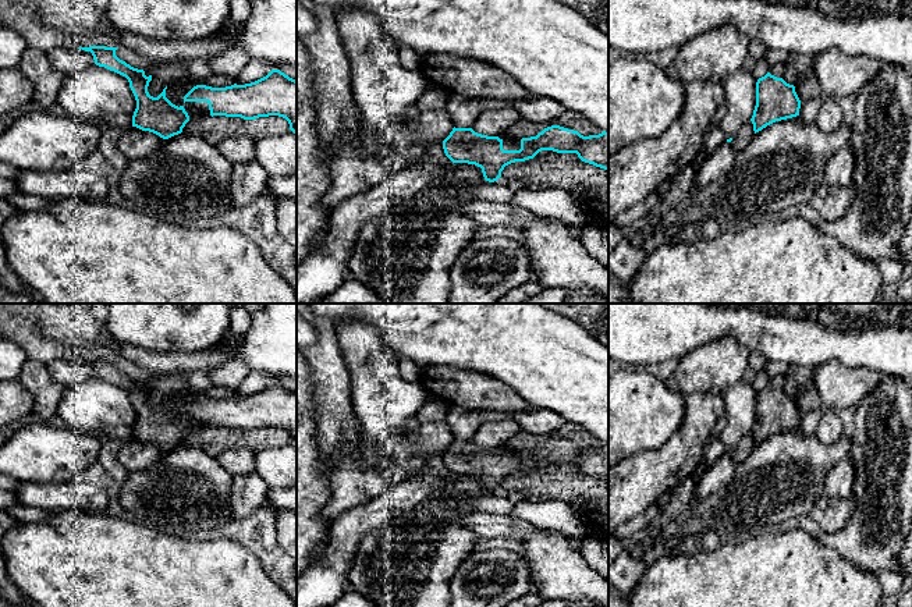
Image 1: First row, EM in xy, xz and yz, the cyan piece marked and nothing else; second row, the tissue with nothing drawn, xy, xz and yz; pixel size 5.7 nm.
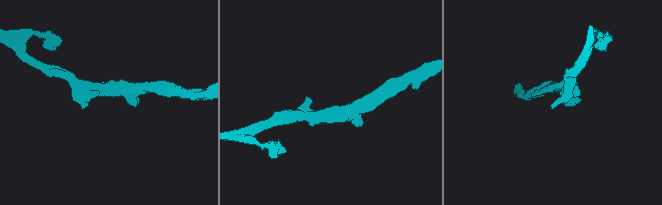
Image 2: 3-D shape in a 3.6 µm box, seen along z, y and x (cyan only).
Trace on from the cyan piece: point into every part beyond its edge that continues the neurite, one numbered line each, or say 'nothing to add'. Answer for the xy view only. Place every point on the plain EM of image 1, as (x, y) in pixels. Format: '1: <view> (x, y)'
1: xy (194, 421)

